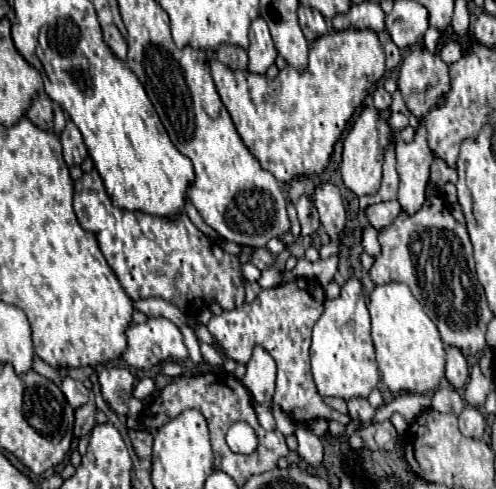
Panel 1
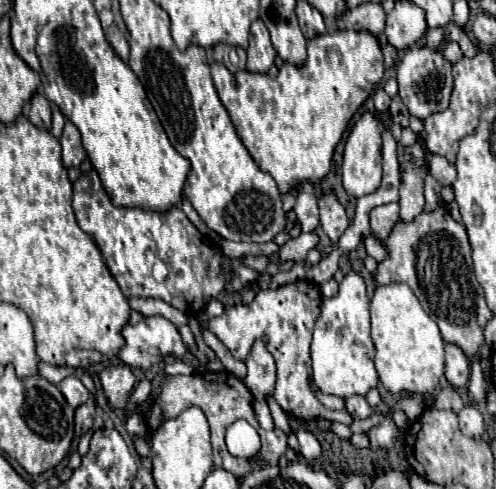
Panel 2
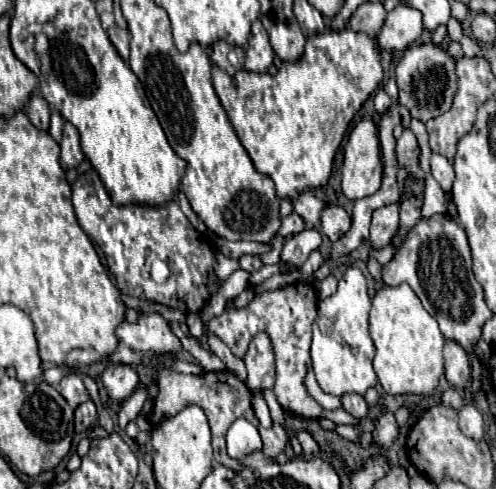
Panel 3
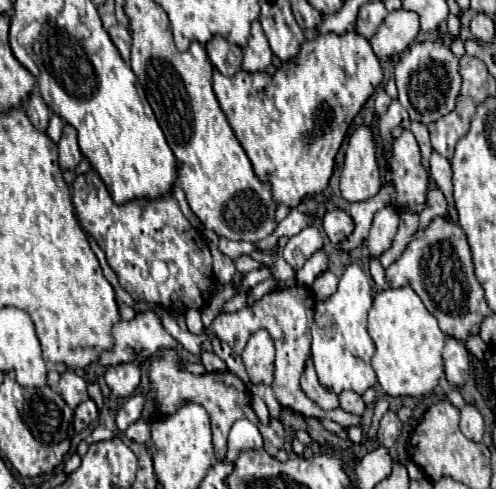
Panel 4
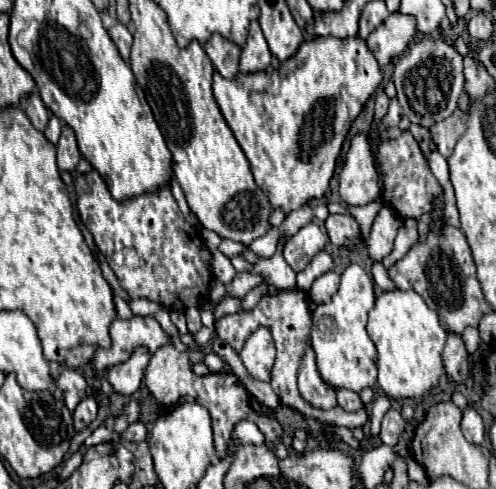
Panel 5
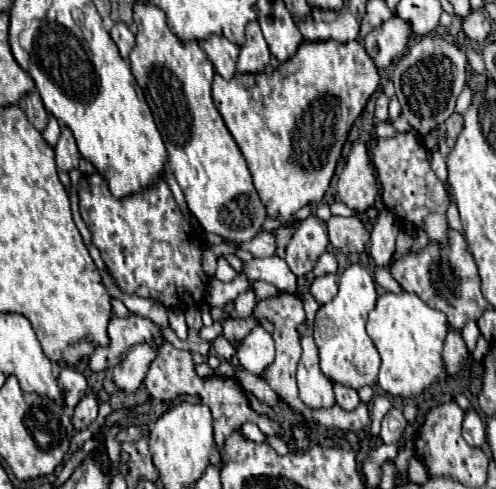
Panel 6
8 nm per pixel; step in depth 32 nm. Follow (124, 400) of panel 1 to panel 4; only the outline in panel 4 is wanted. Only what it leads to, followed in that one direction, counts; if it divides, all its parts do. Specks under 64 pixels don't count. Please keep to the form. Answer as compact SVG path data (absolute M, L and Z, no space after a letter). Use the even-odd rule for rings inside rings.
M130 360L126 364L118 364L118 366L110 366L106 368L104 380L110 386L110 390L120 396L120 398L128 398L136 392L138 384L140 384L140 362L138 360Z

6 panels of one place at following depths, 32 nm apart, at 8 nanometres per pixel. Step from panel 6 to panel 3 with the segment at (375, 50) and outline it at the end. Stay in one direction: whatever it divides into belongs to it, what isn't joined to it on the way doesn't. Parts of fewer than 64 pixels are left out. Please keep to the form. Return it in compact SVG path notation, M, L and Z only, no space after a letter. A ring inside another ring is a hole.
M400 4L392 12L374 38L378 52L402 52L422 34L422 16L414 8Z

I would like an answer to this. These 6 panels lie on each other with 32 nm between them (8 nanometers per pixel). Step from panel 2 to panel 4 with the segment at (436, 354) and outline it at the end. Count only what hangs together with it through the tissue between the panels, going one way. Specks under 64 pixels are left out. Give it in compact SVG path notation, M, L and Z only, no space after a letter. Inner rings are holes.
M388 288L376 294L368 314L368 334L376 344L372 366L388 396L424 396L438 386L444 374L442 348L446 334L412 288Z

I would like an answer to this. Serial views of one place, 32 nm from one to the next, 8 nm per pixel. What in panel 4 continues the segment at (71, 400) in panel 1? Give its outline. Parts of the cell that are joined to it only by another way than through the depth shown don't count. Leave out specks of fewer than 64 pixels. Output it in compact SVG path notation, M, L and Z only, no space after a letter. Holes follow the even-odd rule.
M66 370L60 374L60 382L58 382L58 392L64 398L64 402L74 410L80 402L88 400L88 392L86 392L86 380L82 376L78 376L74 370Z

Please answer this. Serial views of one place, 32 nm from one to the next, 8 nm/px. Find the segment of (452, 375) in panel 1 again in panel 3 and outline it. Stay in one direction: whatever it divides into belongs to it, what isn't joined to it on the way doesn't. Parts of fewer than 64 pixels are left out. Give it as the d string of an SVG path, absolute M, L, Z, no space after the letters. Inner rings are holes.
M446 340L444 364L446 364L446 380L454 388L464 388L466 382L470 380L470 362L466 350L458 342Z

